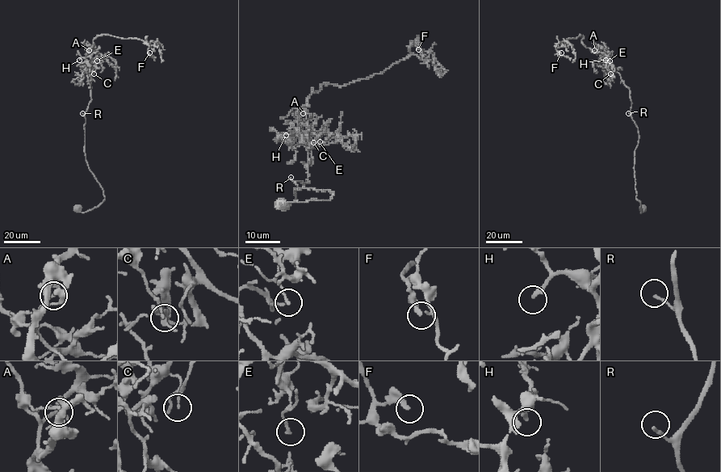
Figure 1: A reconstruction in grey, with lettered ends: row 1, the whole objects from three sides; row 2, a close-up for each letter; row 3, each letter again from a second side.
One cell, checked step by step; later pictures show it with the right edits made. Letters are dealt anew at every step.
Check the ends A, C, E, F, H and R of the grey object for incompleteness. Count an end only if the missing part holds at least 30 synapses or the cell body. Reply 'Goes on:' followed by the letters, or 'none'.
Goes on: H

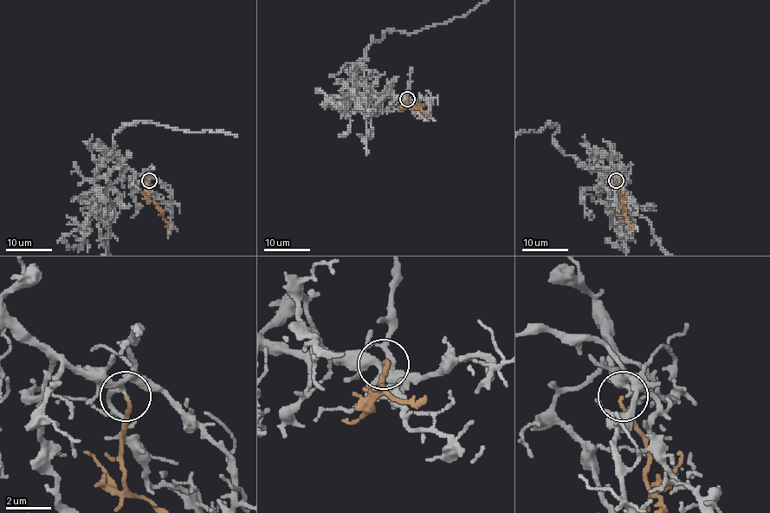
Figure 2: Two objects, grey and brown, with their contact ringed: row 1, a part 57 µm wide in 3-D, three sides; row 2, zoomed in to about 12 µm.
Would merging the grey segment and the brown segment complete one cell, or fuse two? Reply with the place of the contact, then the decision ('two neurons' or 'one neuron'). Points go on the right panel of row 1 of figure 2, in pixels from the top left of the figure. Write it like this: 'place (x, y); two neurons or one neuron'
place (616, 180); one neuron

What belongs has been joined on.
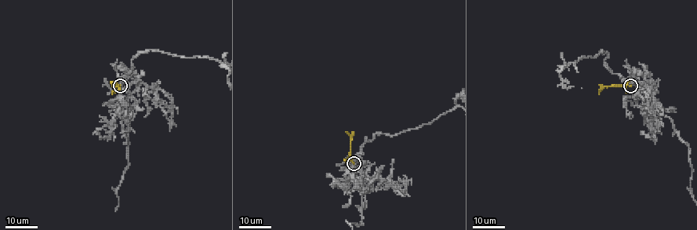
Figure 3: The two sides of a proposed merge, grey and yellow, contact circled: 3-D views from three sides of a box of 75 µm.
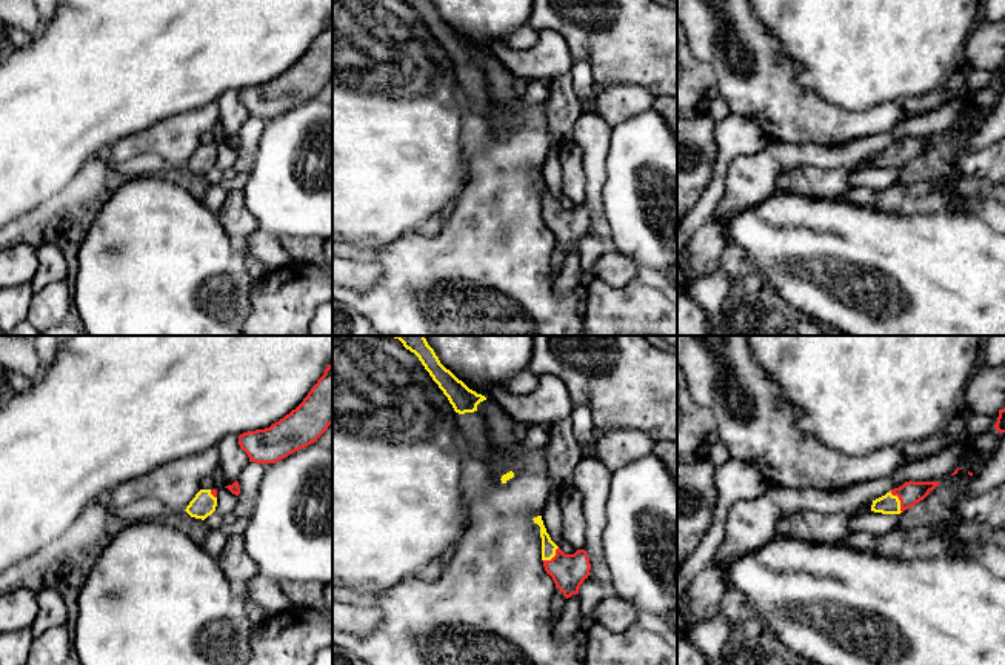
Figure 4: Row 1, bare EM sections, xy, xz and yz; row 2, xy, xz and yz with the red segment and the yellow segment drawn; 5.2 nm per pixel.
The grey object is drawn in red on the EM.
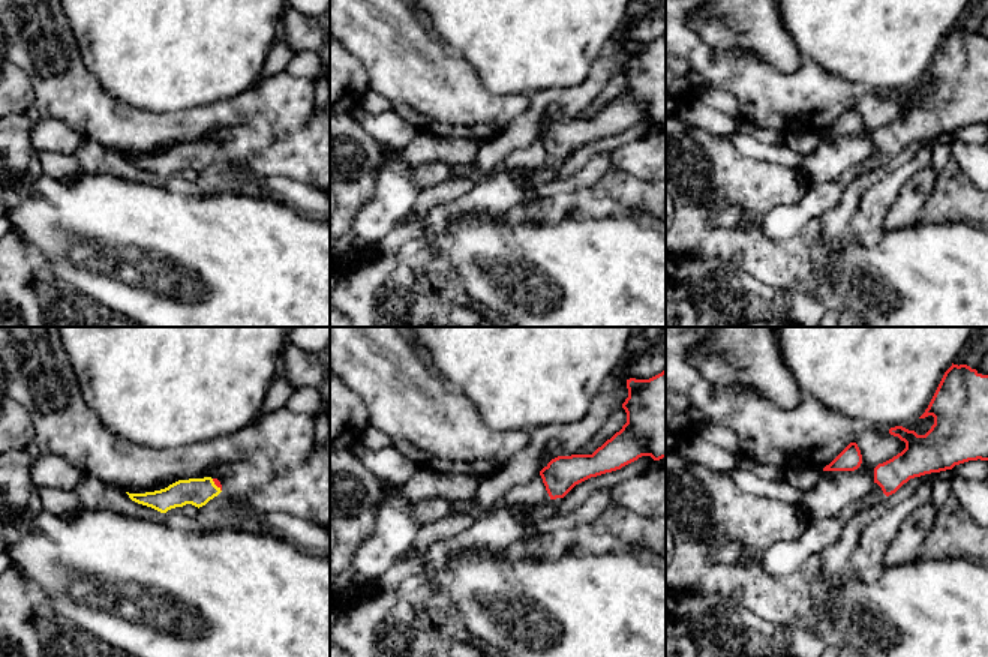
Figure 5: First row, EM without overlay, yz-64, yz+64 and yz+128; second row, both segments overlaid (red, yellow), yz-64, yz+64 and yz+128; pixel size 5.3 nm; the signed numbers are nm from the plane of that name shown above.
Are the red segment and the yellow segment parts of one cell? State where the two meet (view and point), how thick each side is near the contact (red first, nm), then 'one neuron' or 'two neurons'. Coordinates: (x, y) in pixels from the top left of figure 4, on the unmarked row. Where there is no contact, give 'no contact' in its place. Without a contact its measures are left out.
yz (899, 154) | 120/110 nm | one neuron

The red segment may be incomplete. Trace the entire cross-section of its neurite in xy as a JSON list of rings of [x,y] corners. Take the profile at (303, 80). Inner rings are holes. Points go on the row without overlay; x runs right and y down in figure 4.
[[[332,18],[311,43],[303,57],[269,83],[239,91],[249,117],[275,119],[317,97],[332,79]]]

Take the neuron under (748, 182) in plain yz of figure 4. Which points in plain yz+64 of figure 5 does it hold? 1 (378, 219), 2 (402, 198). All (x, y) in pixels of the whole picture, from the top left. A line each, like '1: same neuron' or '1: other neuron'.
1: same neuron
2: same neuron

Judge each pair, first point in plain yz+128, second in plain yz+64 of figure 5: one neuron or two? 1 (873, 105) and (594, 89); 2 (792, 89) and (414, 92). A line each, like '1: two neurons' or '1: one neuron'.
1: one neuron
2: one neuron

